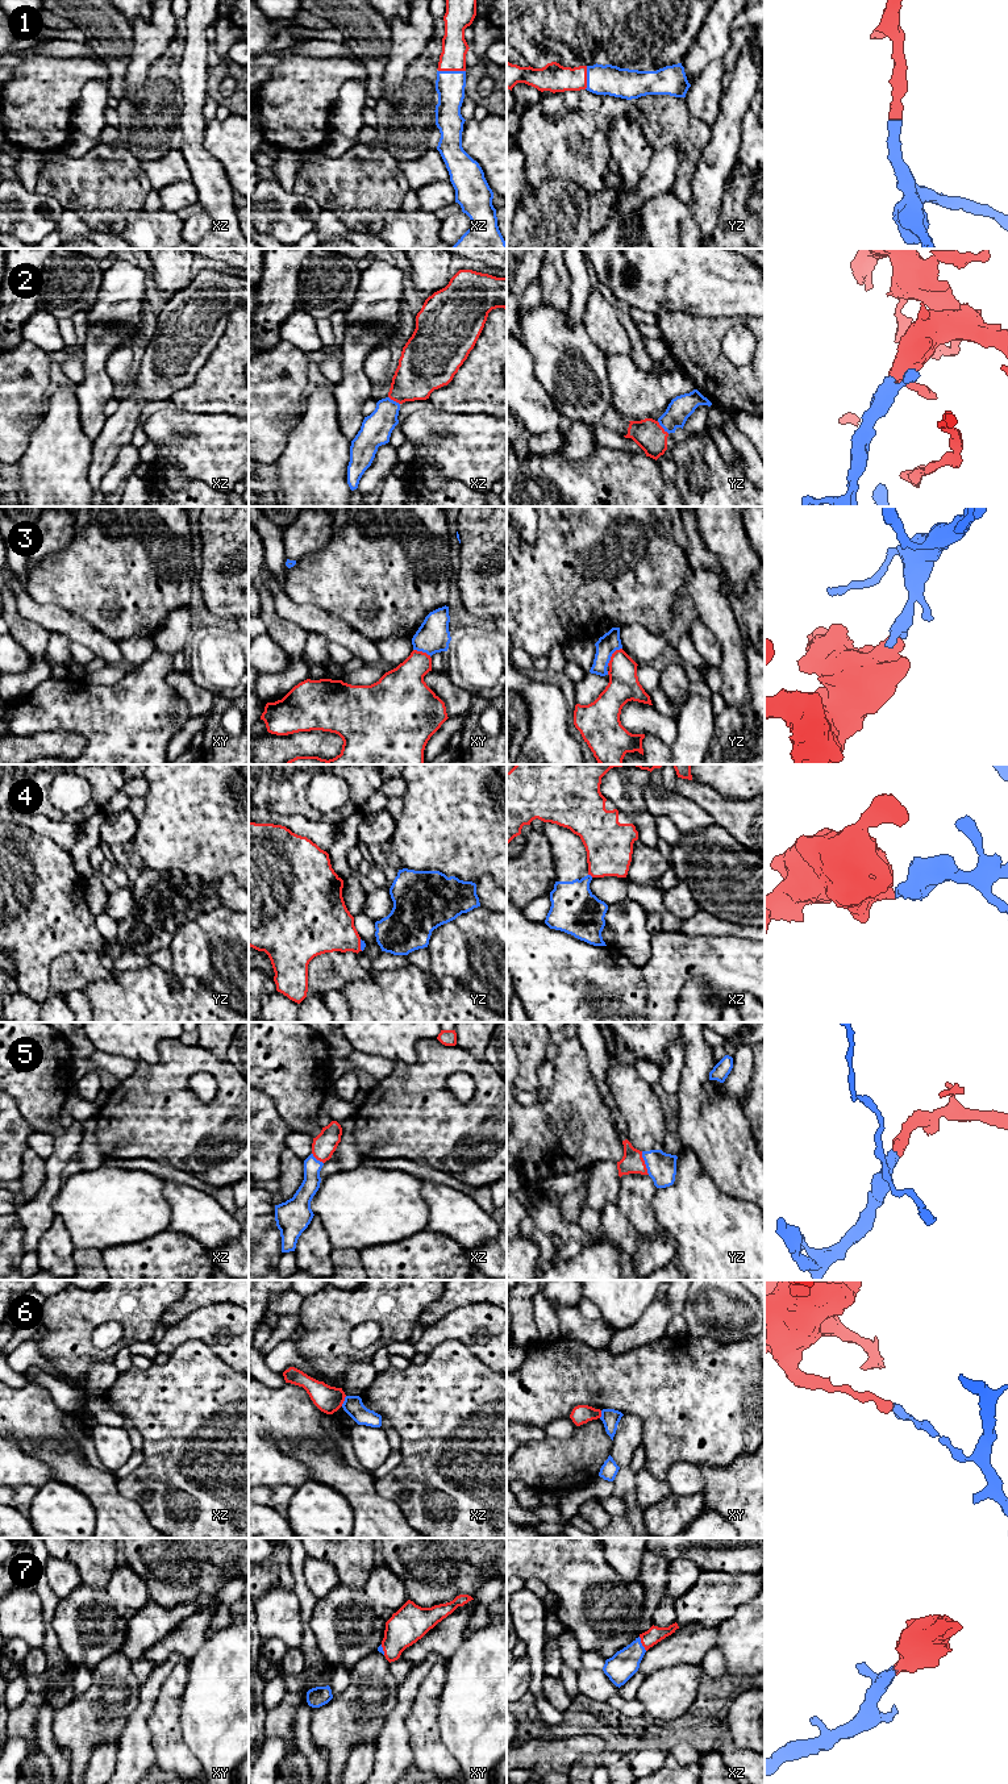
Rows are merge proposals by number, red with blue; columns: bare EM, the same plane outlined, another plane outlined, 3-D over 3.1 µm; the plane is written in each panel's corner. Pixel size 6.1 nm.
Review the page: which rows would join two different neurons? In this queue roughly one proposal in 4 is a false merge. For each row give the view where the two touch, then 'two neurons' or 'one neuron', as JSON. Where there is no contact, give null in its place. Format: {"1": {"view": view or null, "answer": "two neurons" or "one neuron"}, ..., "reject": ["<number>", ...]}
{"1": {"view": "xz", "answer": "one neuron"}, "2": {"view": "yz", "answer": "one neuron"}, "3": {"view": "yz", "answer": "two neurons"}, "4": {"view": "xz", "answer": "two neurons"}, "5": {"view": "yz", "answer": "one neuron"}, "6": {"view": "xz", "answer": "two neurons"}, "7": {"view": "xz", "answer": "one neuron"}, "reject": ["3", "4", "6"]}

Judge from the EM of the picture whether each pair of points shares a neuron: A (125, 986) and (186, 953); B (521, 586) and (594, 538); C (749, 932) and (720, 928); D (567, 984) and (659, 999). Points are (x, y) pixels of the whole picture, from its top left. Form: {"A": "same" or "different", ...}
{"A": "different", "B": "same", "C": "same", "D": "different"}

